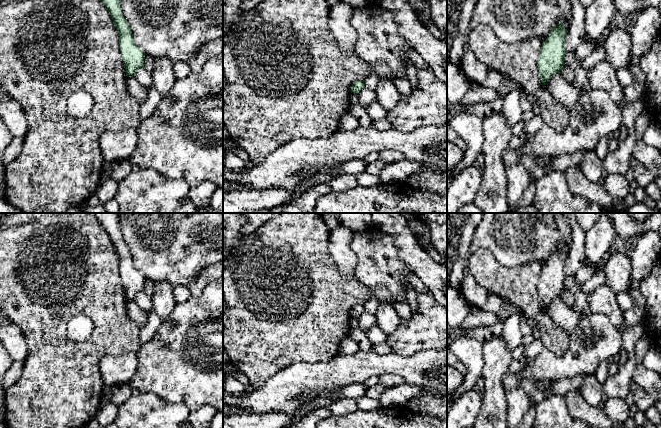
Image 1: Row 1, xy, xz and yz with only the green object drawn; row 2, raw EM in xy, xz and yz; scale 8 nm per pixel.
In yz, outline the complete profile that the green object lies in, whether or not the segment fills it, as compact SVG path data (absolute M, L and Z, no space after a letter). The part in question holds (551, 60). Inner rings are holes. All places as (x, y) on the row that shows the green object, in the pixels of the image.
M561 21L550 30L547 38L542 43L540 56L537 62L542 85L546 85L554 74L560 73L561 68L565 65L566 35L567 30L563 26L563 21Z

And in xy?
M101 0L112 17L119 35L120 53L127 77L135 77L136 71L144 66L145 53L134 42L132 31L123 16L120 0Z

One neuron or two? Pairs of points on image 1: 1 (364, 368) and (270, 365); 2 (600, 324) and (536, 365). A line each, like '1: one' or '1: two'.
1: two
2: one

